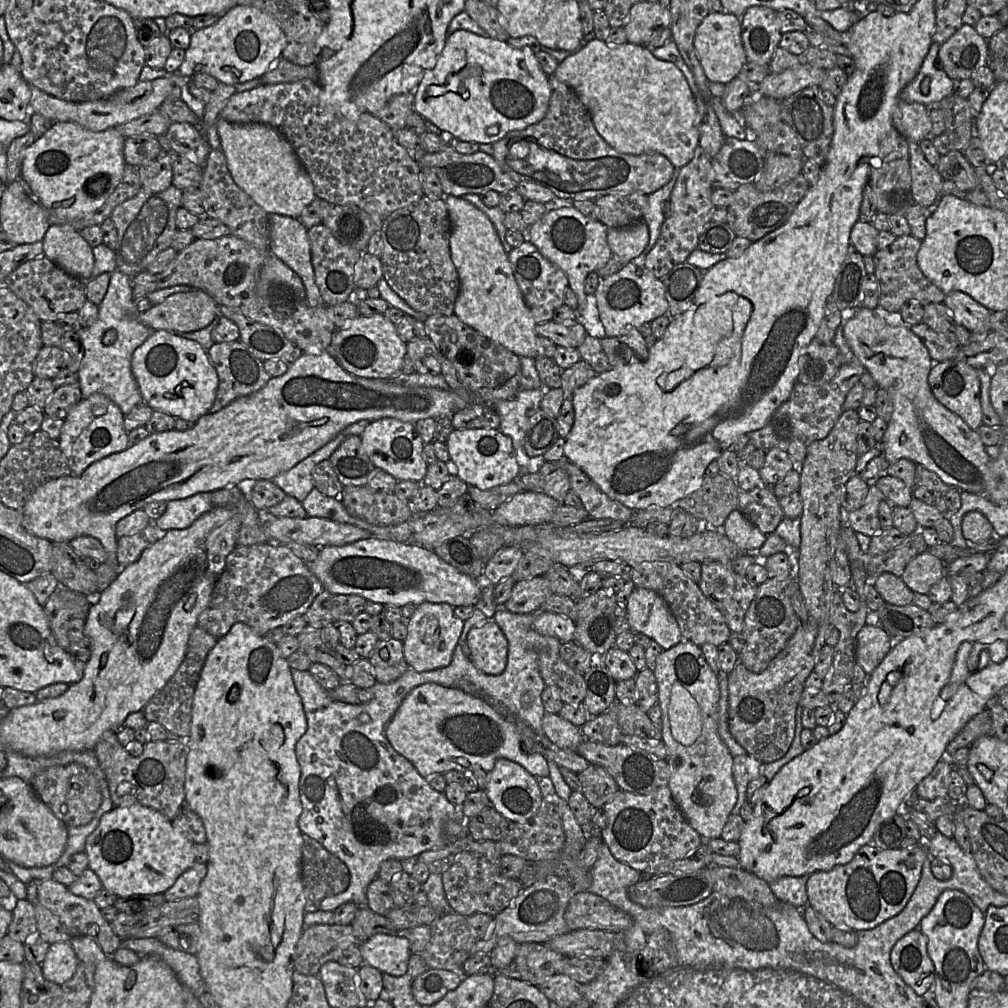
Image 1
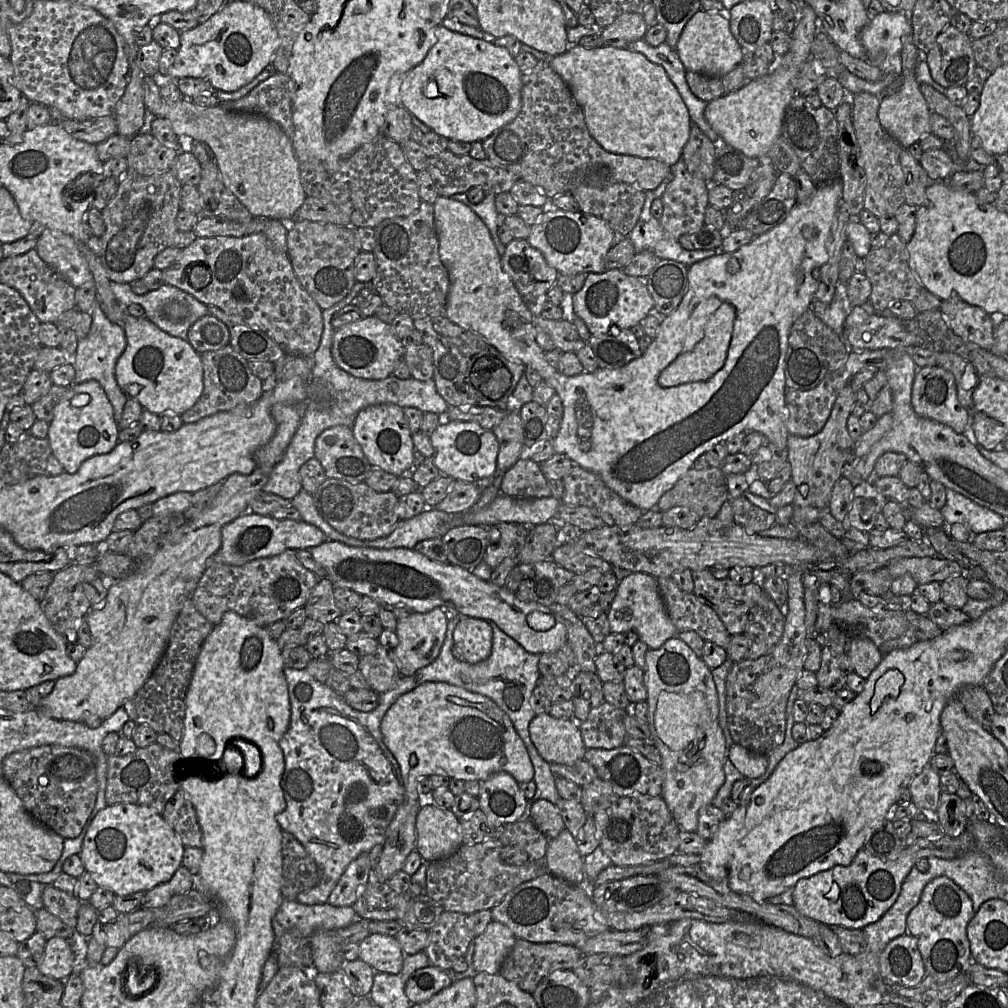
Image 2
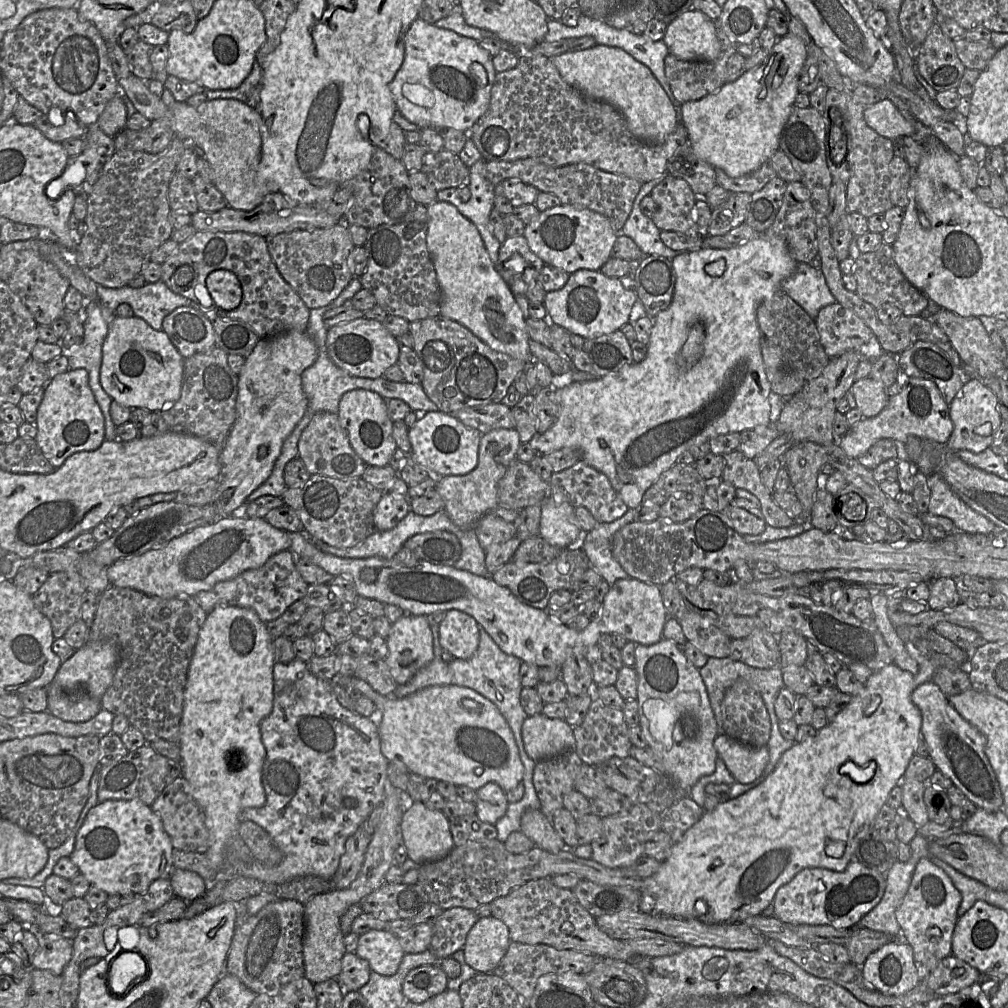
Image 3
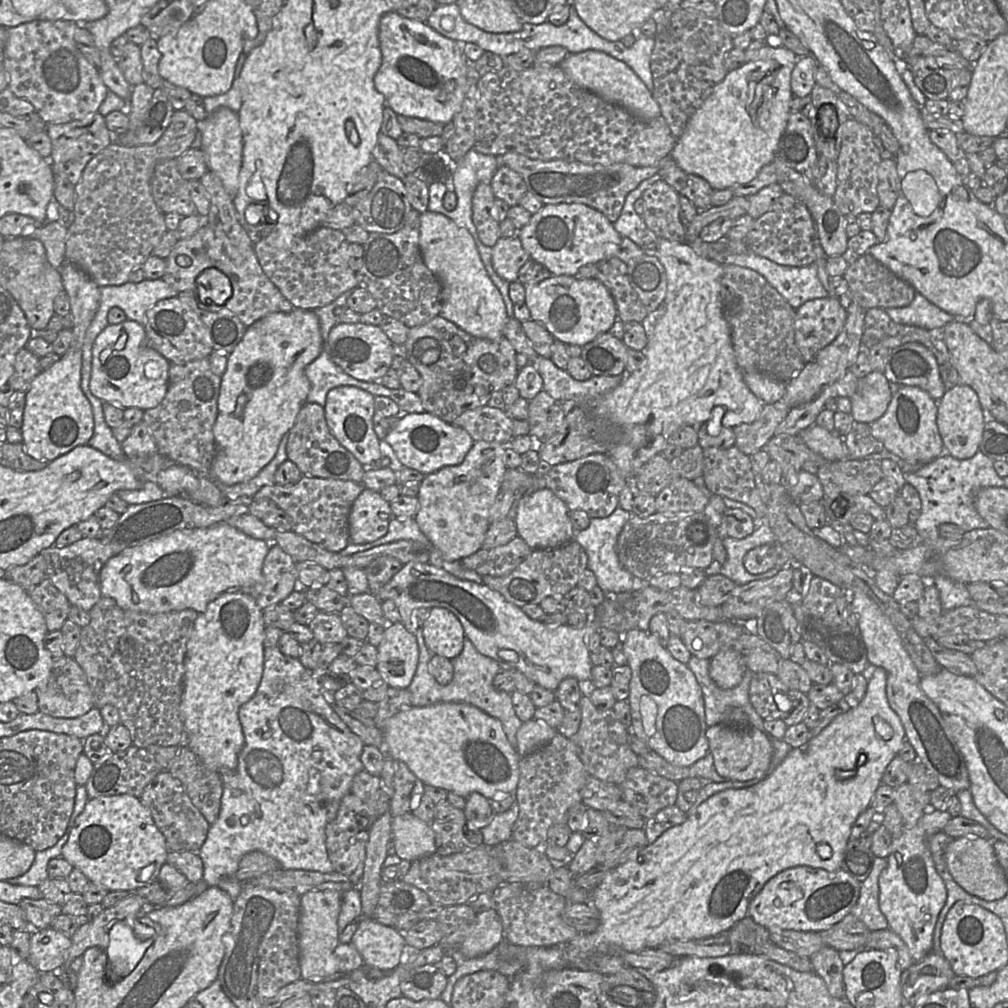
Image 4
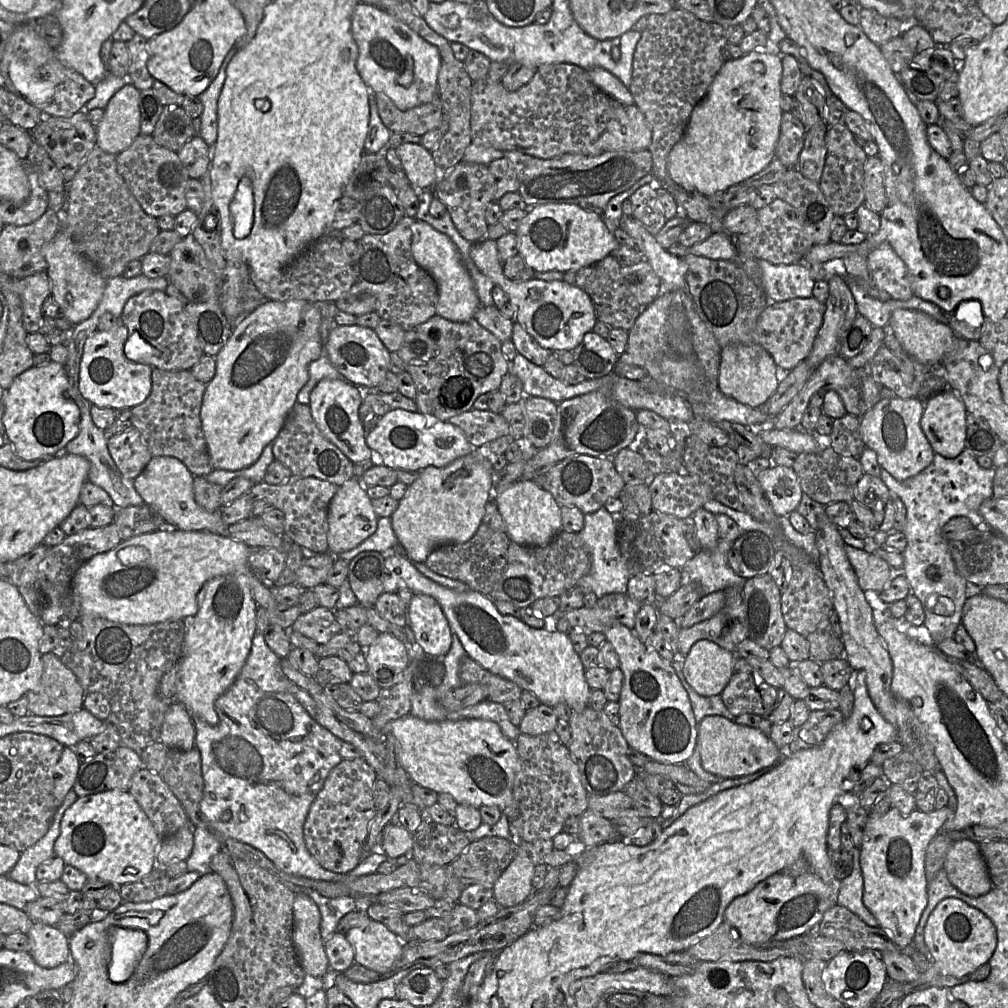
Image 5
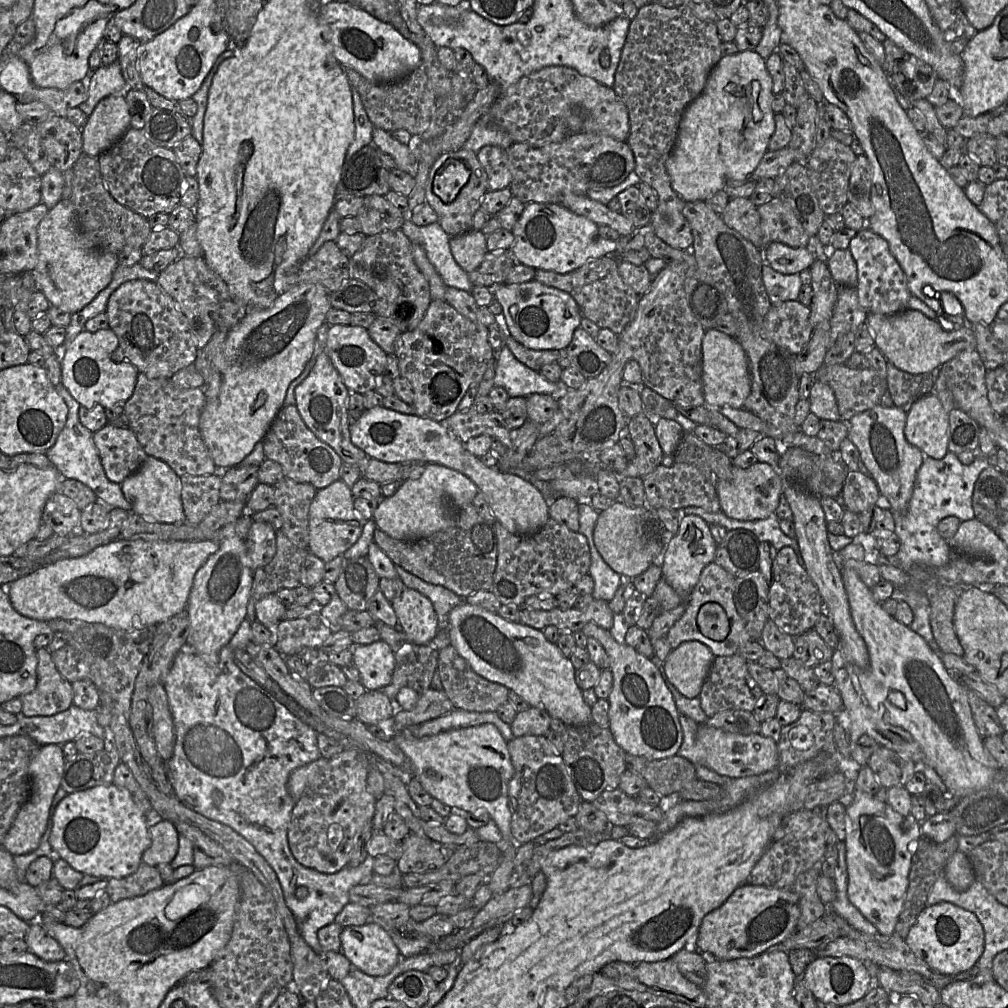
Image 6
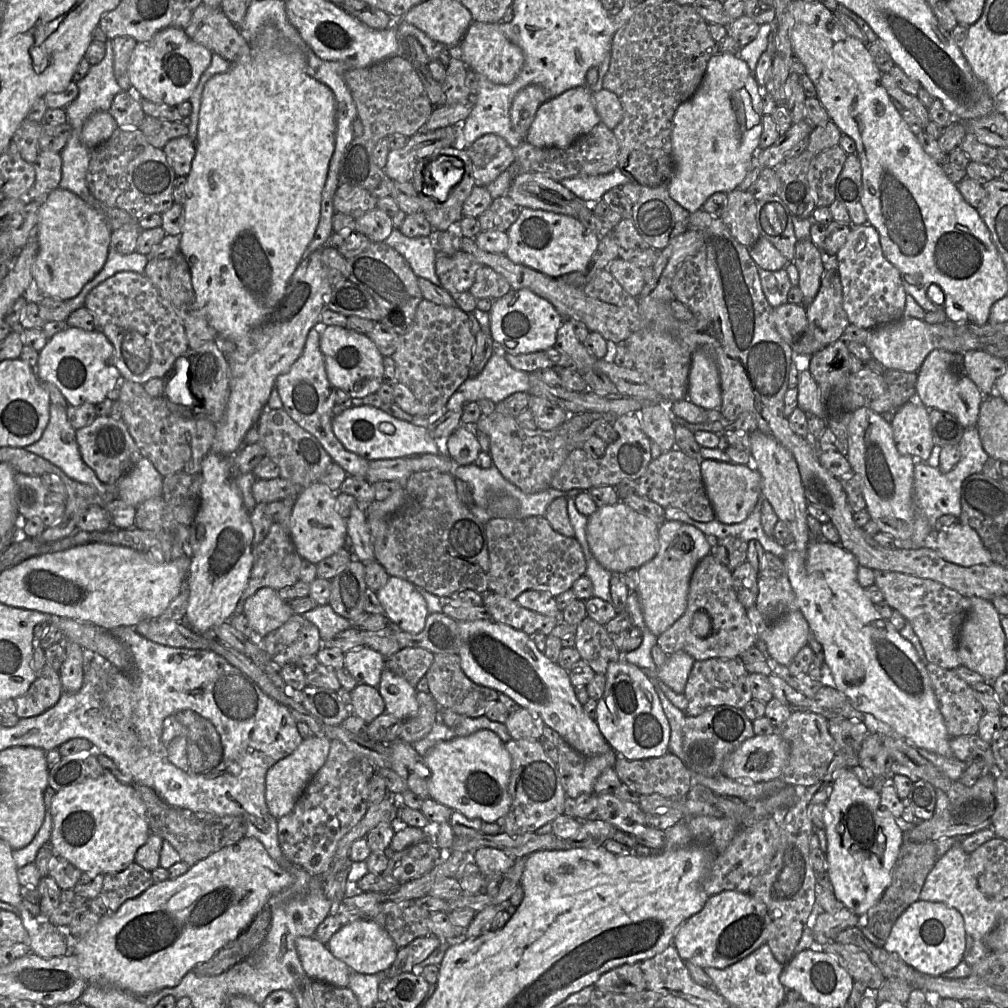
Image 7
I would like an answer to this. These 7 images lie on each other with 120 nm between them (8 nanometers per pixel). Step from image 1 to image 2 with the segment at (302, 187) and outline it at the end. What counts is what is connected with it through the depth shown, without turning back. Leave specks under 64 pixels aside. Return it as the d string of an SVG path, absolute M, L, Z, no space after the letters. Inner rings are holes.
M183 98L175 102L164 100L164 104L163 118L170 121L178 136L190 136L211 147L224 185L254 217L282 222L292 222L295 219L307 195L301 182L299 162L291 140L278 124L259 114L231 111L222 103L212 107L201 107L193 104L191 99Z

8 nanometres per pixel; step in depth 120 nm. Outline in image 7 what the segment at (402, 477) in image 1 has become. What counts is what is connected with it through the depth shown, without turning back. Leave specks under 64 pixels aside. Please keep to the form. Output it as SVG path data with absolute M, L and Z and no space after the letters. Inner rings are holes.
M316 324L308 333L302 354L287 373L277 377L274 388L278 391L283 409L294 422L319 441L332 461L340 465L349 476L366 480L370 461L345 449L333 433L332 410L335 404L336 389L327 378L319 340L319 325Z

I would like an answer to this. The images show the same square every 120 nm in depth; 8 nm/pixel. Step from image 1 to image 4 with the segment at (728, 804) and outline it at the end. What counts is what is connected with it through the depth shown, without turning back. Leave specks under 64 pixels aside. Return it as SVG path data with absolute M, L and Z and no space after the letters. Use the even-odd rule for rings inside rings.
M631 629L622 633L621 644L631 668L630 693L628 702L631 708L632 724L629 733L635 734L651 751L669 763L691 767L709 753L709 742L705 731L705 706L701 687L687 664L676 660L665 648L664 642L648 631Z

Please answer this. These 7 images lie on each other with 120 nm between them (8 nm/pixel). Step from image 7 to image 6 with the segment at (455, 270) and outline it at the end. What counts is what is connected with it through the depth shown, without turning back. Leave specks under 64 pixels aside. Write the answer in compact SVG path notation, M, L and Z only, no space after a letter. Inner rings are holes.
M510 249L508 251L488 252L481 265L468 273L474 286L490 287L492 284L504 283L510 270L521 264L516 260Z

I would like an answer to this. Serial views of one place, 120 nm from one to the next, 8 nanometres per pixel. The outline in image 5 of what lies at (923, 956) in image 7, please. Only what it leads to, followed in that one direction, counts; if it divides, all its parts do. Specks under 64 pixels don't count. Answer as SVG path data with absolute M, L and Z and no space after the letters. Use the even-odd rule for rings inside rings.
M954 898L944 899L934 908L924 927L923 938L931 962L957 978L969 976L988 964L997 947L993 922L980 910Z

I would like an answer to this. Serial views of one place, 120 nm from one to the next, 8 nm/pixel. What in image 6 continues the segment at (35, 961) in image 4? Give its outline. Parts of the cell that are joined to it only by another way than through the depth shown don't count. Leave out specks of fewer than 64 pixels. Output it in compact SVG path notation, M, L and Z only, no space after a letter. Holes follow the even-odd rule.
M38 921L31 923L25 941L28 945L28 950L42 960L55 962L66 959L62 946Z

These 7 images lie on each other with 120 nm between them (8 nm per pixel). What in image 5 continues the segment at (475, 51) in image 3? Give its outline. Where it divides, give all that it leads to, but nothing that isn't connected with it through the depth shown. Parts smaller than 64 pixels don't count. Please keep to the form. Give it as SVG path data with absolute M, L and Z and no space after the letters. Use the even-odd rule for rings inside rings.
M359 2L353 12L351 31L358 46L356 67L371 93L382 93L401 110L429 103L438 97L439 50L404 22Z

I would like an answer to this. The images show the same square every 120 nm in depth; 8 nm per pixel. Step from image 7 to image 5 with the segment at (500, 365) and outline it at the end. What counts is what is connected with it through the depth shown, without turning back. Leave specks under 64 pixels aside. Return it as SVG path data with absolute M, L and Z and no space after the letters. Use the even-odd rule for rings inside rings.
M517 353L509 363L509 374L517 376L522 384L525 397L537 396L560 402L577 396L588 394L601 386L601 378L586 379L580 384L567 384L554 378L541 366L530 362Z

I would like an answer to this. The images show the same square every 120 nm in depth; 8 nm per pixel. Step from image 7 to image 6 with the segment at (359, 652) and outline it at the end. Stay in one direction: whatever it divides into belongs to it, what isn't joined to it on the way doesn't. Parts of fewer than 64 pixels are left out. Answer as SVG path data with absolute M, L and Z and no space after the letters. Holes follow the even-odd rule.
M380 639L368 645L354 646L352 663L367 691L382 690L392 680L396 656L390 646Z

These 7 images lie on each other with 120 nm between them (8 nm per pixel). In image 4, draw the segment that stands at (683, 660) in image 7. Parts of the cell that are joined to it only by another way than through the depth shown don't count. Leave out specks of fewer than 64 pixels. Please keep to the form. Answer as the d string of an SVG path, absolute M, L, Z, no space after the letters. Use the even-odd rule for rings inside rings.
M731 648L721 650L710 659L709 676L721 689L737 686L745 671L743 656Z

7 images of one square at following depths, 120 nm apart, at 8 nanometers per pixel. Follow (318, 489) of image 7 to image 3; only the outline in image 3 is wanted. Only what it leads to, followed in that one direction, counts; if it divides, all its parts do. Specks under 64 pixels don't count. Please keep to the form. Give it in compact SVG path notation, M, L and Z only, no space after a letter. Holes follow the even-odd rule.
M383 493L373 512L376 531L393 529L409 512L410 498L406 495Z

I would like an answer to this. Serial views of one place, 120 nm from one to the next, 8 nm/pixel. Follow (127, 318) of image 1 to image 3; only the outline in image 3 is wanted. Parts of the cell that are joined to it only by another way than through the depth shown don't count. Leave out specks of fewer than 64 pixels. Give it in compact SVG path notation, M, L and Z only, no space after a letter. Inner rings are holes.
M84 296L82 307L87 308L87 319L78 322L84 325L84 335L79 347L62 348L62 354L67 356L69 369L85 369L88 372L89 386L103 413L105 420L105 440L116 440L116 426L110 415L113 399L105 392L100 383L100 368L102 362L102 346L108 334L109 324L103 320L103 310L100 311Z

